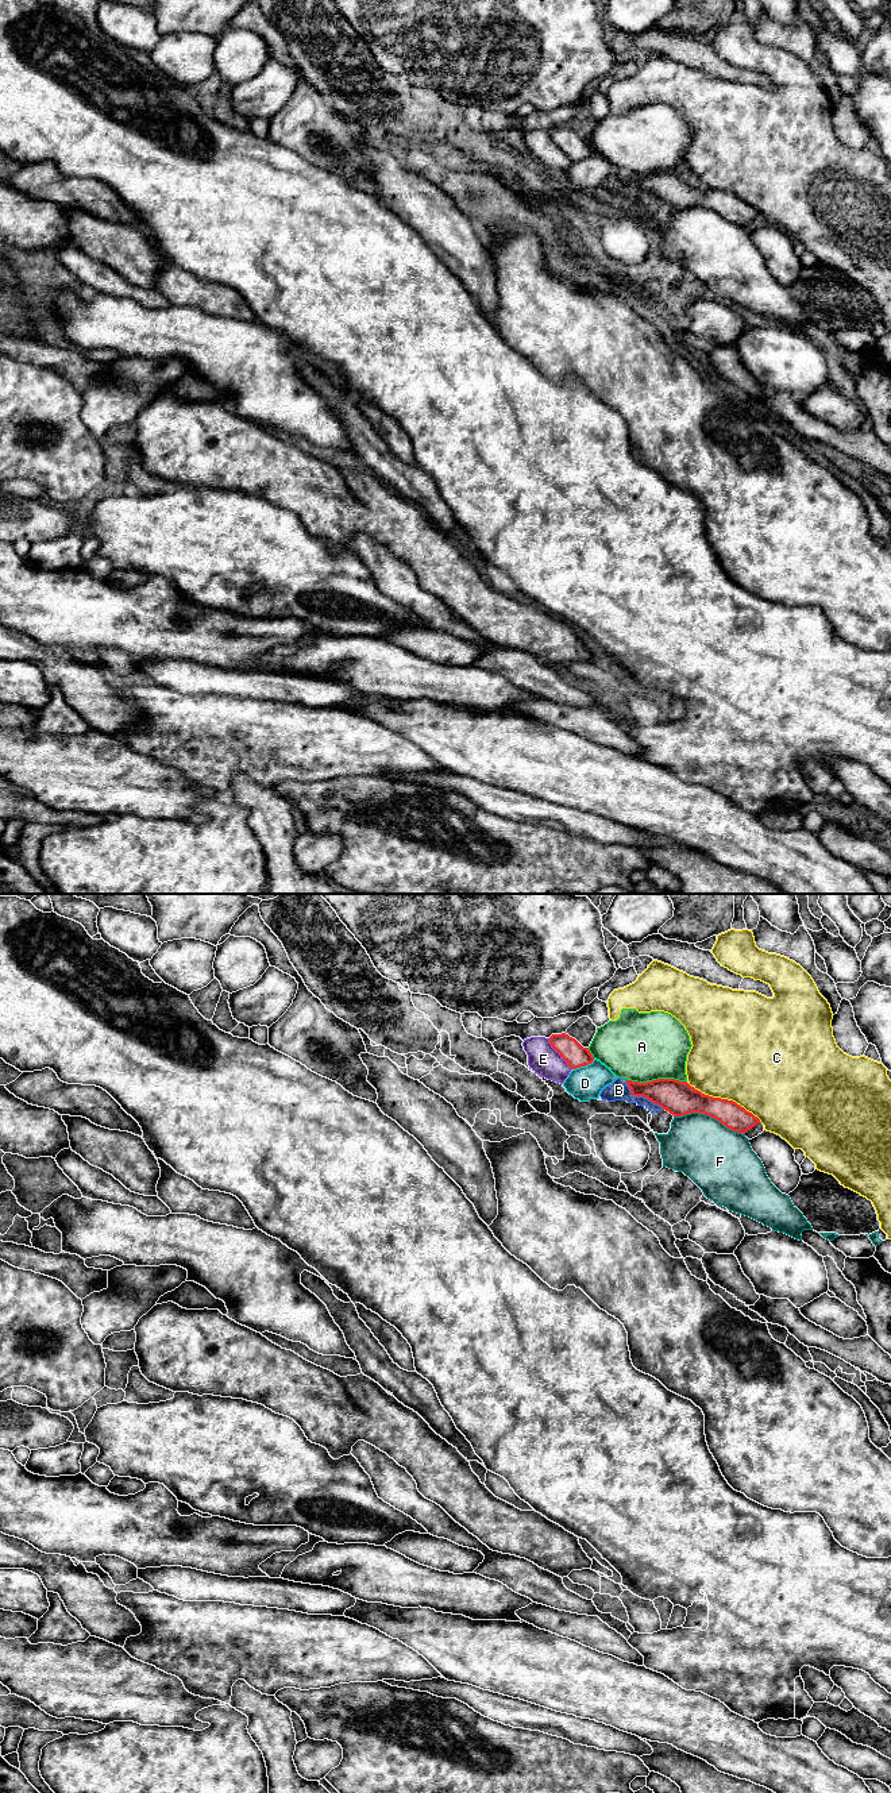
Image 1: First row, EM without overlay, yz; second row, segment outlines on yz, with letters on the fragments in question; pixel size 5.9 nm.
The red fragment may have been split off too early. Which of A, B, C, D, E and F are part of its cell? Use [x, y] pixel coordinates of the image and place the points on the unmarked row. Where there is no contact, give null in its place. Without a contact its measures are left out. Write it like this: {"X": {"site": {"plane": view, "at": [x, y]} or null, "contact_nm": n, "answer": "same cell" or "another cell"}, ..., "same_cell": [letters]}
{"A": {"site": {"plane": "yz", "at": [656, 173]}, "contact_nm": 360, "answer": "another cell"}, "B": {"site": {"plane": "yz", "at": [641, 188]}, "contact_nm": 280, "answer": "another cell"}, "C": {"site": {"plane": "yz", "at": [725, 192]}, "contact_nm": 500, "answer": "another cell"}, "D": {"site": {"plane": "yz", "at": [582, 158]}, "contact_nm": 160, "answer": "another cell"}, "E": {"site": {"plane": "yz", "at": [558, 145]}, "contact_nm": 240, "answer": "another cell"}, "F": {"site": {"plane": "yz", "at": [709, 208]}, "contact_nm": 440, "answer": "another cell"}, "same_cell": []}

